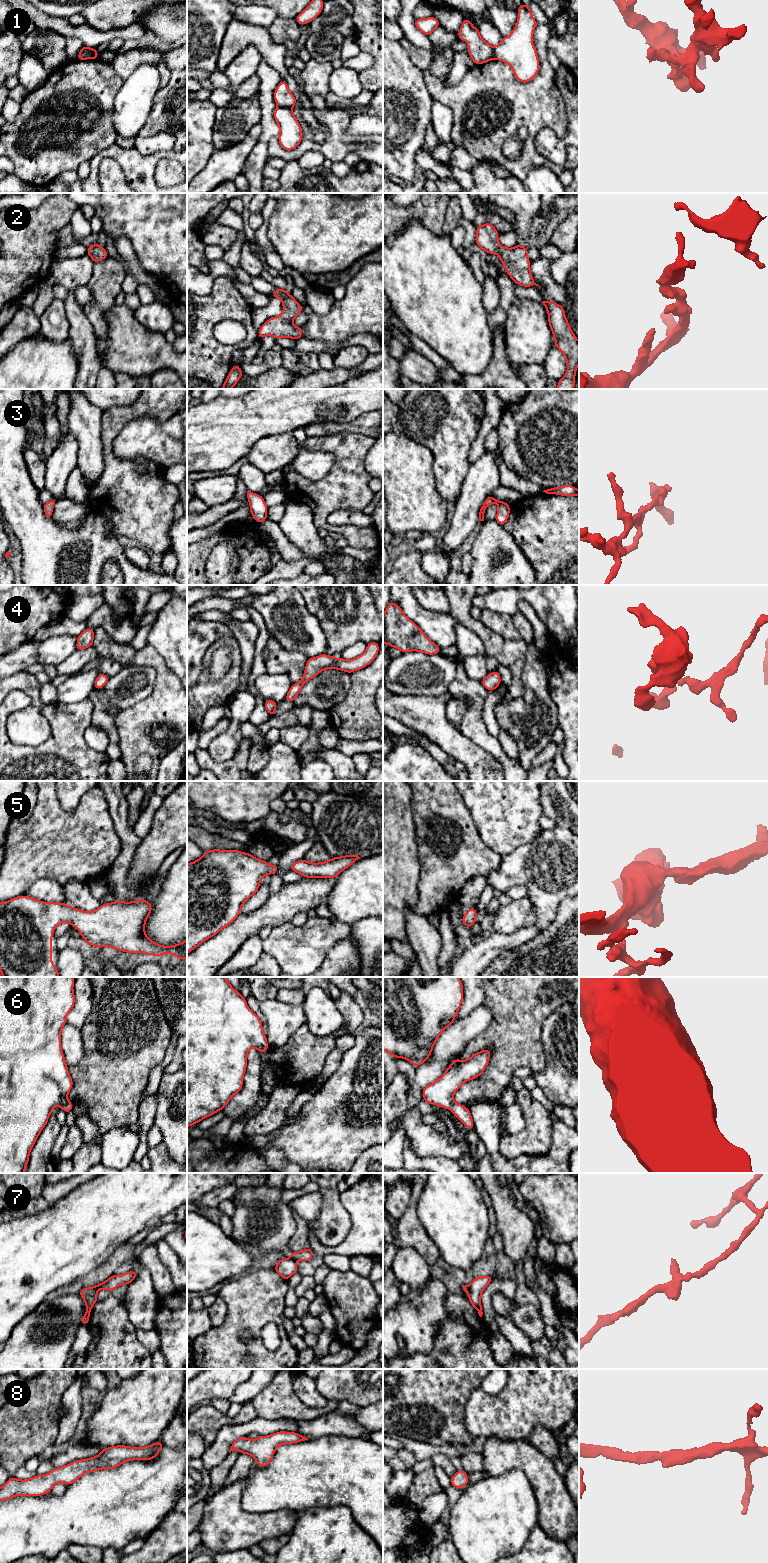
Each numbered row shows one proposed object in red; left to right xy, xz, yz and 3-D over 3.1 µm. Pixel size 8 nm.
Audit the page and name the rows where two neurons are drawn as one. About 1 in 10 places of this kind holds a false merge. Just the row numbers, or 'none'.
1, 7

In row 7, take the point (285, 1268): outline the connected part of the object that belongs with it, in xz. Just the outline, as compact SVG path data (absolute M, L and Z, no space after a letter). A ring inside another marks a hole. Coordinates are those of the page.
M291 1258L279 1259L274 1270L285 1280L289 1278L296 1272L298 1272L298 1267L296 1260Z

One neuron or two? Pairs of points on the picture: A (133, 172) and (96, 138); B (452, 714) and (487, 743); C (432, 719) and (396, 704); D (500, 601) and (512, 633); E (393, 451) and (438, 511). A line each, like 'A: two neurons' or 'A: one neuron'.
A: two neurons
B: two neurons
C: one neuron
D: two neurons
E: one neuron

